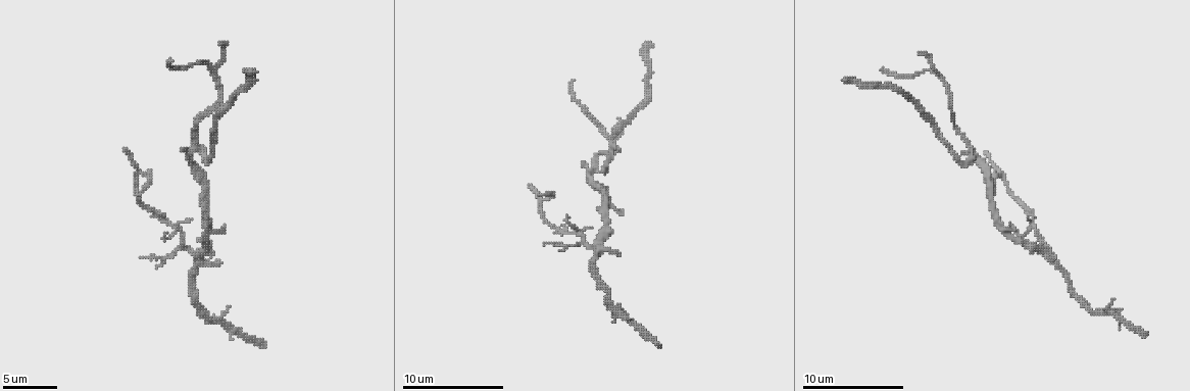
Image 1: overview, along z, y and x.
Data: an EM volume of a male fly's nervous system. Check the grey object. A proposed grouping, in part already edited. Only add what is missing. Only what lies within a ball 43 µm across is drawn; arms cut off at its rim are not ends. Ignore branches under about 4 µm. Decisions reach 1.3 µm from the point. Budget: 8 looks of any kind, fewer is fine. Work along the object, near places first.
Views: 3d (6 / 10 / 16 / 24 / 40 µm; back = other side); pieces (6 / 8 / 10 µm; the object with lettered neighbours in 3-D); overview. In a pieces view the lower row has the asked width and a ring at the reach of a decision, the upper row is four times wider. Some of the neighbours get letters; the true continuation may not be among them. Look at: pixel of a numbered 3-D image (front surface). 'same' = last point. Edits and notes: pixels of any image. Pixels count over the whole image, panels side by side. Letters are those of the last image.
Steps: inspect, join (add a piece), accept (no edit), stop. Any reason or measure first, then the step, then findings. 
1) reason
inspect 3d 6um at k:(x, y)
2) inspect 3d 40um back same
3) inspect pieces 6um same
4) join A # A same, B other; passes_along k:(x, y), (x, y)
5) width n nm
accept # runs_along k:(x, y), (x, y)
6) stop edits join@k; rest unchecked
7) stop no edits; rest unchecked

free end
inspect 3d 6um at 1:(531, 187)

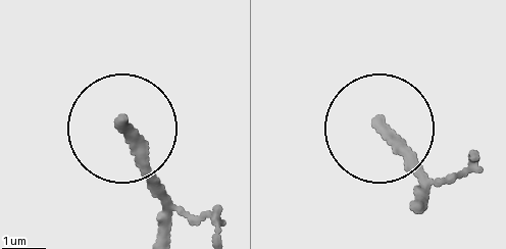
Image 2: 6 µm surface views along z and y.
inspect pieces 6um at 2:(380, 124)

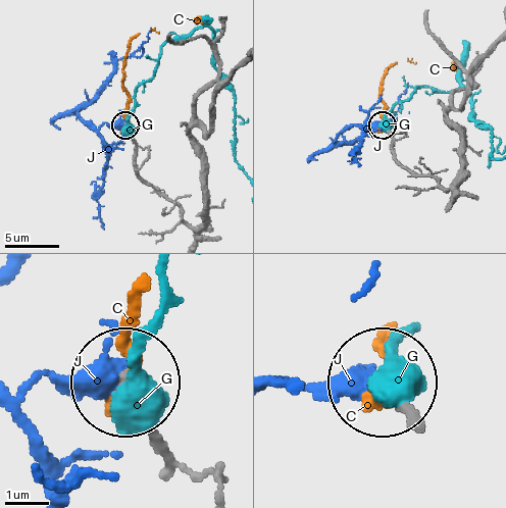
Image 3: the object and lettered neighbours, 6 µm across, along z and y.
accept # C other, G other, J other; runs_along 3:(165, 451), (129, 389); no lettered piece goes on from it

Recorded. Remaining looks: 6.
an open end
inspect pieces 8um at 1:(617, 253)

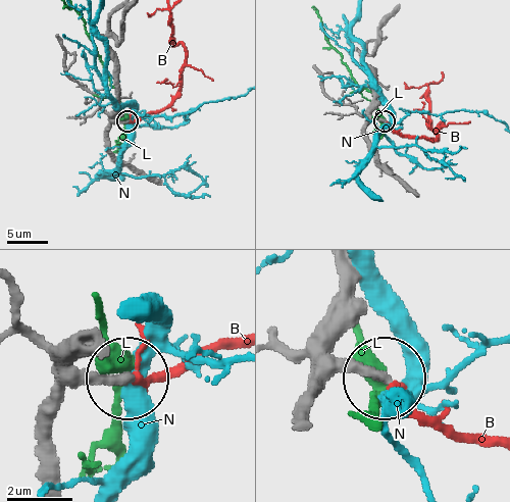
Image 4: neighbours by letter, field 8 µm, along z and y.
join B # B same, L other, N other; passes_along 4:(86, 340), (81, 369), (94, 379), (160, 379), (217, 351); the cell continues

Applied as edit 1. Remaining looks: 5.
branch stops here
inspect pieces 10um at 1:(141, 256)

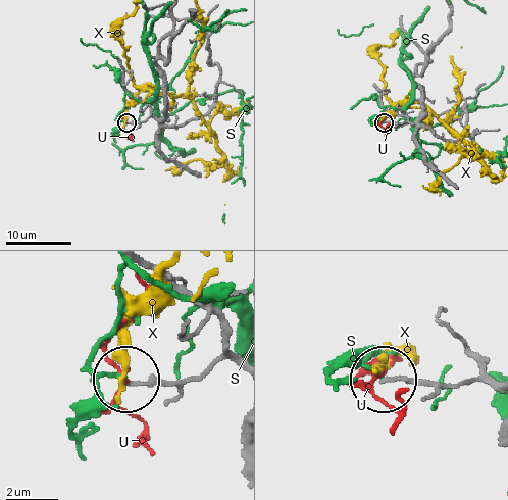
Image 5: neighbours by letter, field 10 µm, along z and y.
accept # S other, U other, X other; runs_along 5:(493, 384), (473, 378), (413, 384), (383, 378); none of them fits

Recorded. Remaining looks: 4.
an open end
inspect 3d 6um at 1:(138, 196)

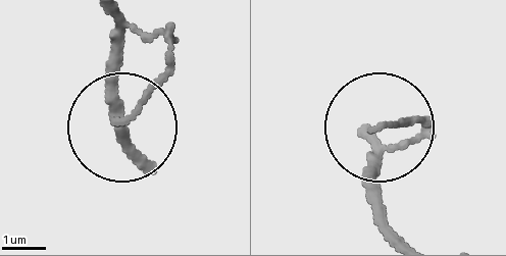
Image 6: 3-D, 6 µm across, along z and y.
inspect pieces 8um at 6:(117, 119)

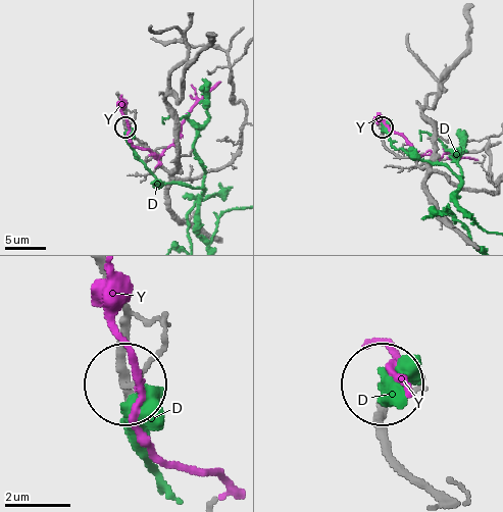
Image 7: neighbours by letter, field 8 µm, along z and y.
accept # D other, Y other; none of them fits

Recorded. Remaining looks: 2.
stop edits join@4; rest unchecked

